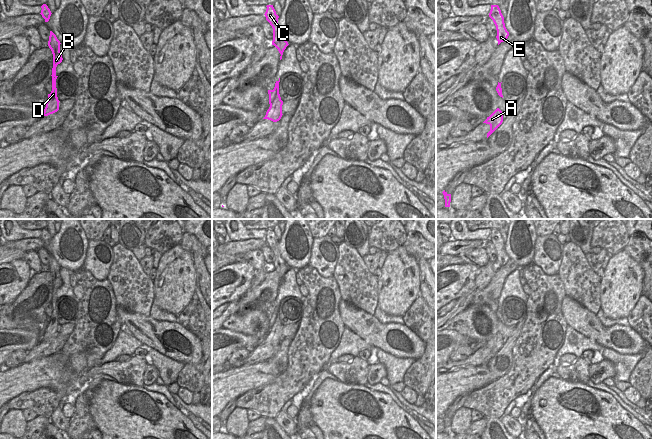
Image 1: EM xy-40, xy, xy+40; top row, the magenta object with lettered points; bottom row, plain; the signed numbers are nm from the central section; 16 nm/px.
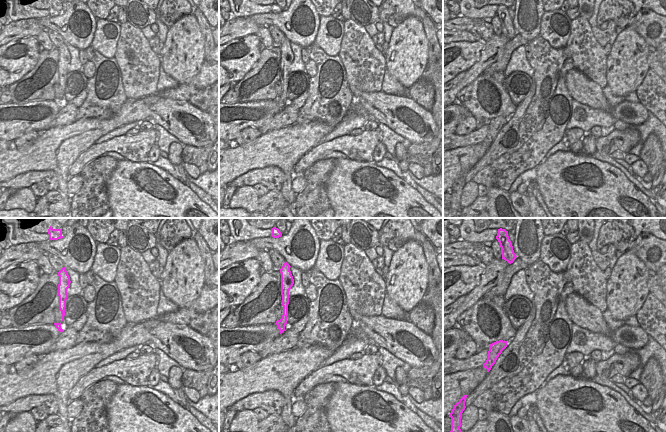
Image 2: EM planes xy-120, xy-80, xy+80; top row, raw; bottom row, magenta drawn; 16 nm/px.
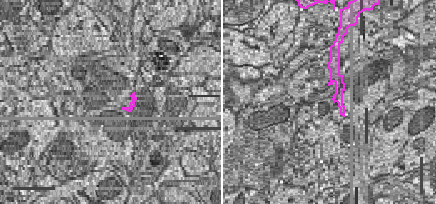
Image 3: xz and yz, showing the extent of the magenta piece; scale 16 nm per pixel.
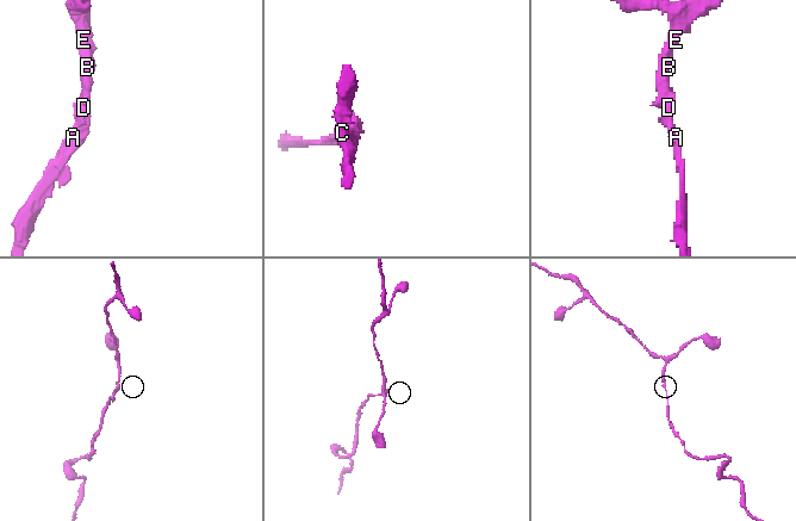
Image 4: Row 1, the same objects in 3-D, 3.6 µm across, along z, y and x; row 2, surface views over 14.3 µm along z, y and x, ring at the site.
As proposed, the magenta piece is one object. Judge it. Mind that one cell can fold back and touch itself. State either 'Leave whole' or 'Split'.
Leave whole.

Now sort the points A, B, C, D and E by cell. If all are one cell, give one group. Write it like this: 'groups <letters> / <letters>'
groups A B C D E

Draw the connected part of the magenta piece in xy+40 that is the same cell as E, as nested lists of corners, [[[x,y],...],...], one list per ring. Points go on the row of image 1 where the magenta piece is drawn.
[[[491,5],[489,17],[493,20],[496,26],[496,30],[497,30],[496,38],[499,45],[501,42],[504,42],[508,38],[509,32],[505,27],[504,17],[498,5]]]

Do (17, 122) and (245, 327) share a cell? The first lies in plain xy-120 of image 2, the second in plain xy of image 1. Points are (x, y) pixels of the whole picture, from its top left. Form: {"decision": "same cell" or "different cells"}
{"decision": "different cells"}

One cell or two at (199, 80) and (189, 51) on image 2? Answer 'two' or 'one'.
two

